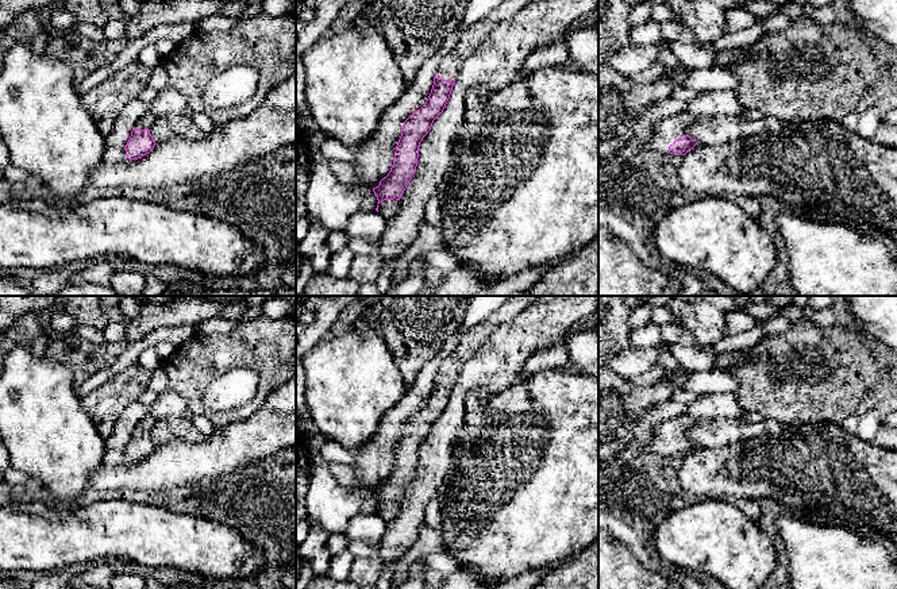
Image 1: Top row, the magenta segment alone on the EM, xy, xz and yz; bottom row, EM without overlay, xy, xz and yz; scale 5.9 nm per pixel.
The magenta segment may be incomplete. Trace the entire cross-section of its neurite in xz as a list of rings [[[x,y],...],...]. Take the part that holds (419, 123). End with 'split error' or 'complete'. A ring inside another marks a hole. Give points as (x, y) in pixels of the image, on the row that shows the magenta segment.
[[[503,0],[466,28],[455,47],[440,59],[426,104],[403,124],[390,172],[380,181],[378,186],[373,188],[378,204],[384,200],[401,199],[416,172],[420,142],[431,130],[434,120],[443,112],[462,62],[478,49],[497,24],[509,20],[534,1]]] | split error

